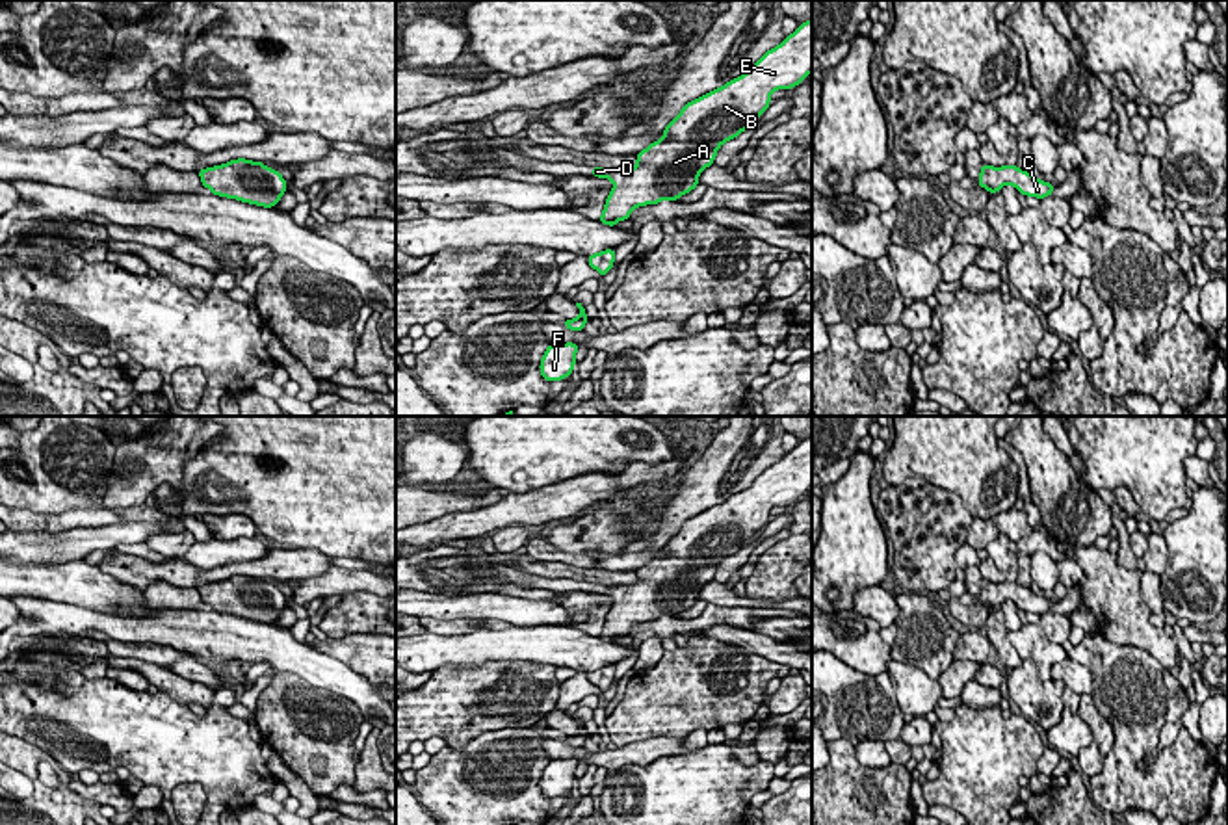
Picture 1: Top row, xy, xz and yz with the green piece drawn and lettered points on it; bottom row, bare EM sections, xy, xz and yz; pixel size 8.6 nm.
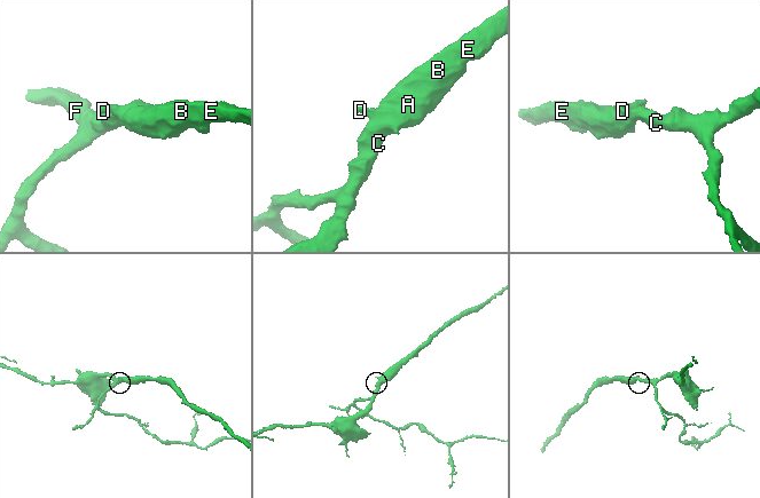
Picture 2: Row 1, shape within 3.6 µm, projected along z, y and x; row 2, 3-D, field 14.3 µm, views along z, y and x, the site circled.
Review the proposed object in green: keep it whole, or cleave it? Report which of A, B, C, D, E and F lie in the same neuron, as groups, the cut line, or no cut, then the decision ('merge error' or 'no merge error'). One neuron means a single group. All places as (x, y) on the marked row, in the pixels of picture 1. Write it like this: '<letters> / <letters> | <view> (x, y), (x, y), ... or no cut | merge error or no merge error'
A B C D E F | no cut | no merge error

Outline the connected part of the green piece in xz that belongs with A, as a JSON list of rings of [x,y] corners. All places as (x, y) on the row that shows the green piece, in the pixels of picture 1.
[[[812,19],[767,50],[751,71],[686,104],[661,132],[663,138],[635,154],[635,167],[593,167],[591,177],[615,184],[598,221],[617,227],[637,206],[689,193],[699,186],[700,171],[713,165],[717,149],[767,110],[769,95],[799,85],[810,72]]]

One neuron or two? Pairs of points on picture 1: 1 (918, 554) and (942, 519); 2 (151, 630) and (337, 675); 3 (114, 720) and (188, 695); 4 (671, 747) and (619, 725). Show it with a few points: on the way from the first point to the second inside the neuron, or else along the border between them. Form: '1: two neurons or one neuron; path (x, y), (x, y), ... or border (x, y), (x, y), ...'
1: one neuron; path (924, 545), (933, 528)
2: one neuron; path (197, 632), (272, 643), (290, 654)
3: two neurons; border (158, 690), (188, 707)
4: two neurons; border (684, 738), (645, 738), (617, 747)

